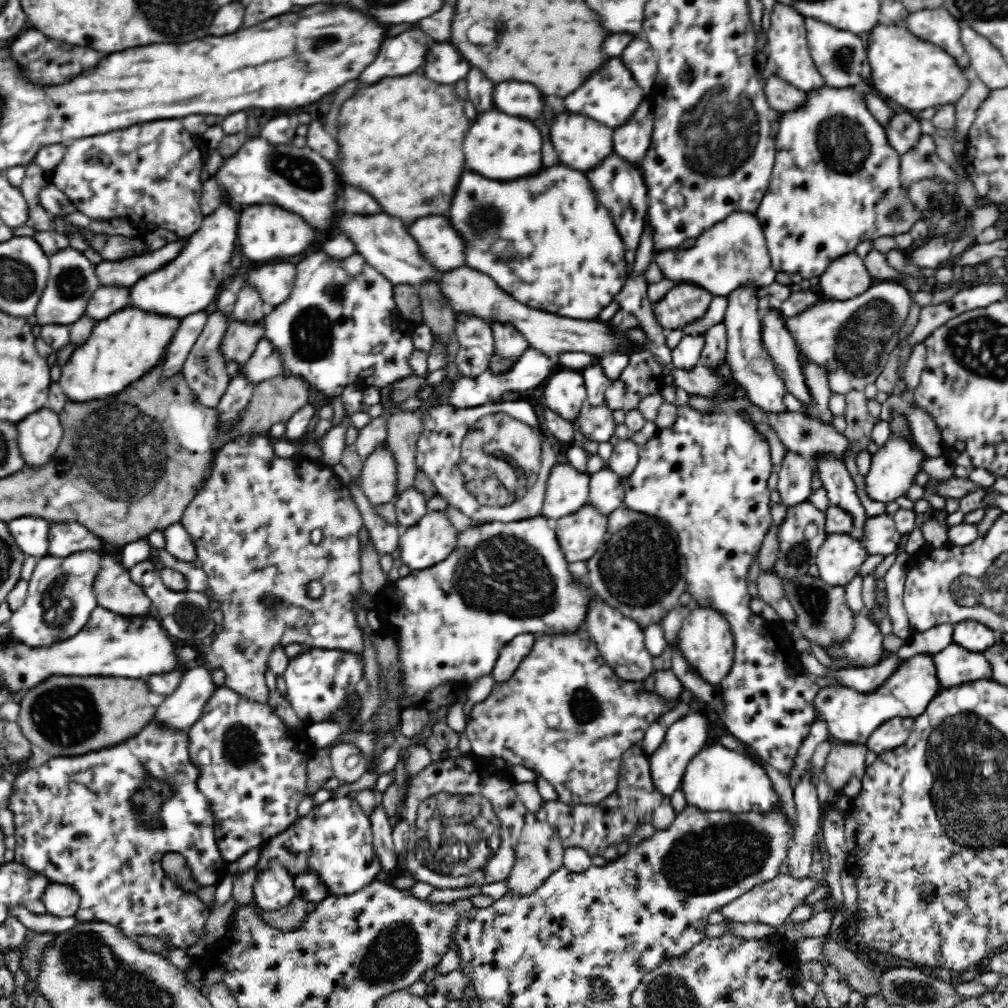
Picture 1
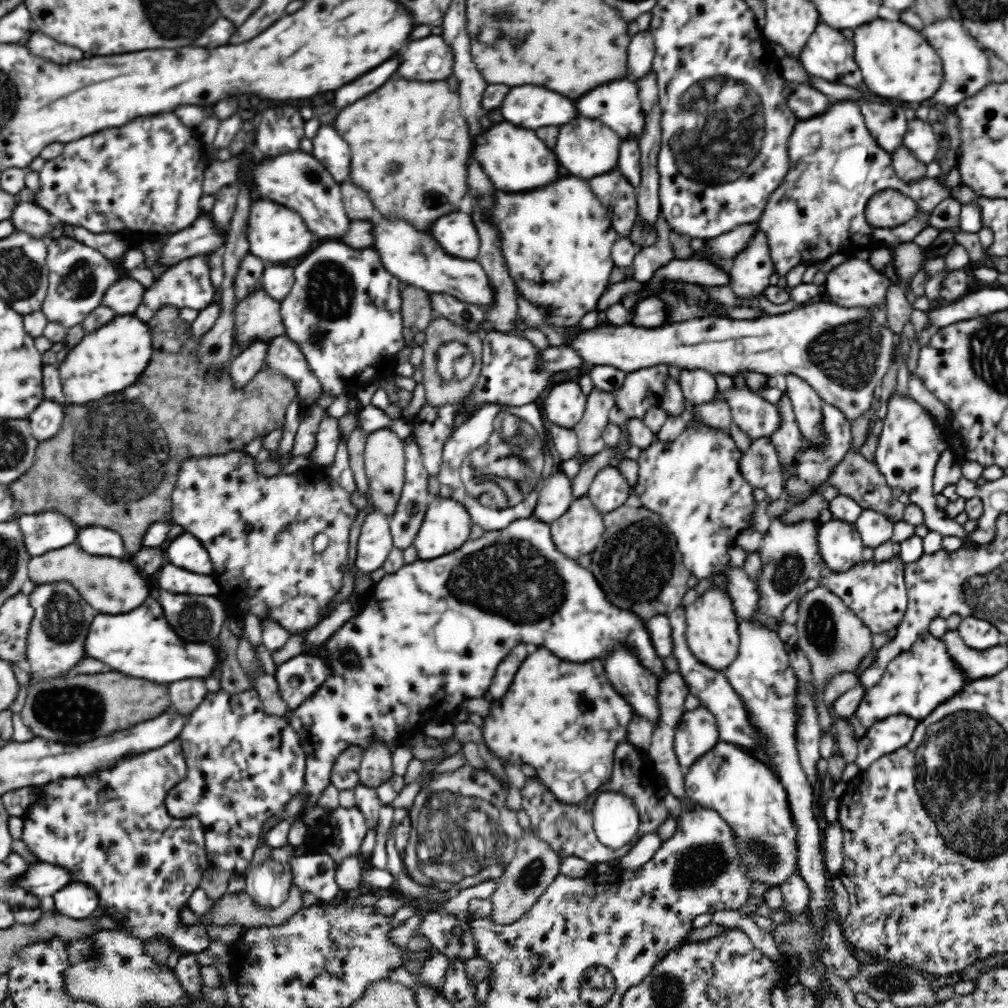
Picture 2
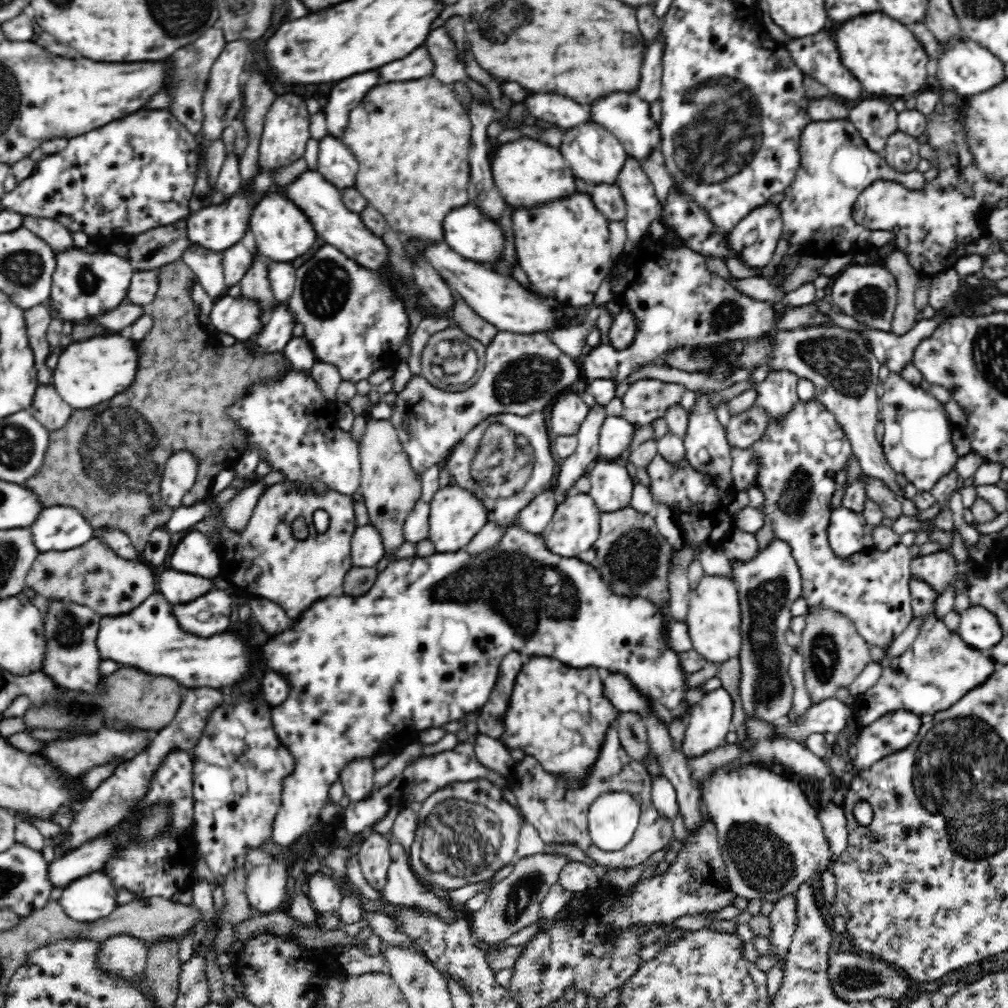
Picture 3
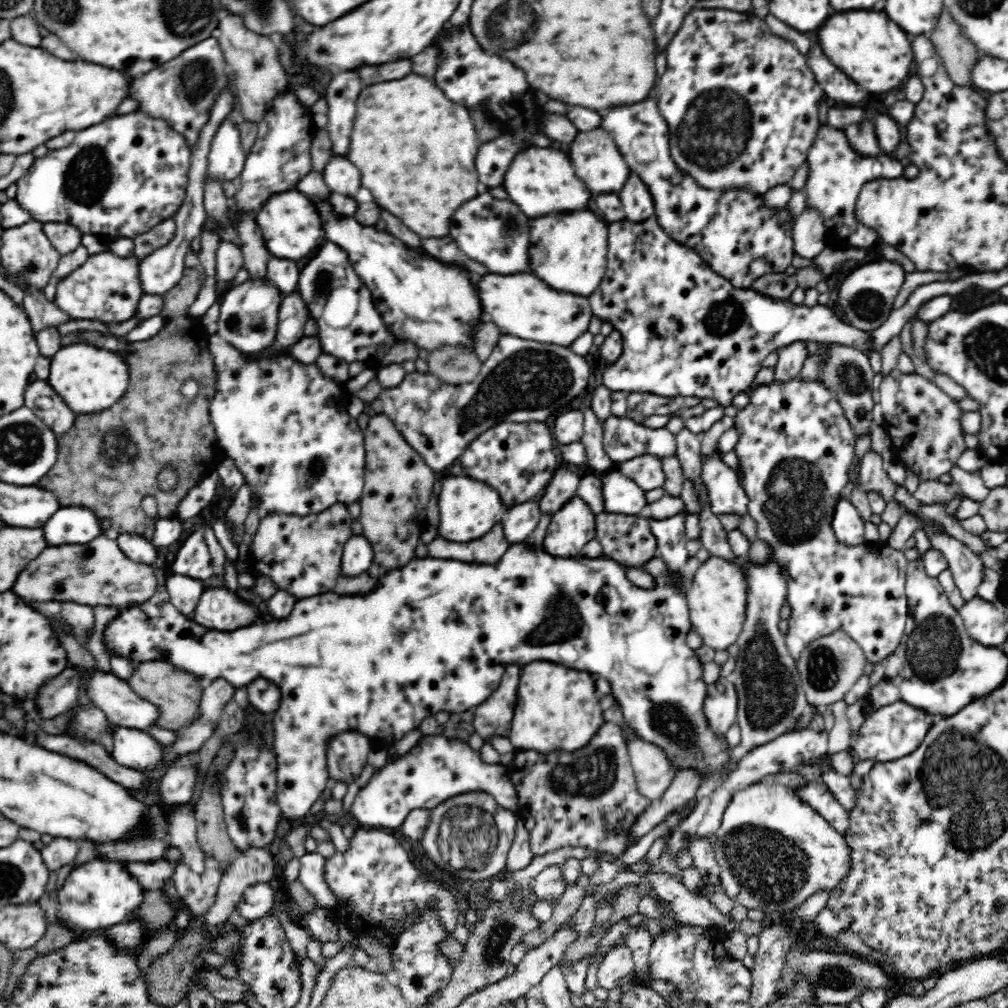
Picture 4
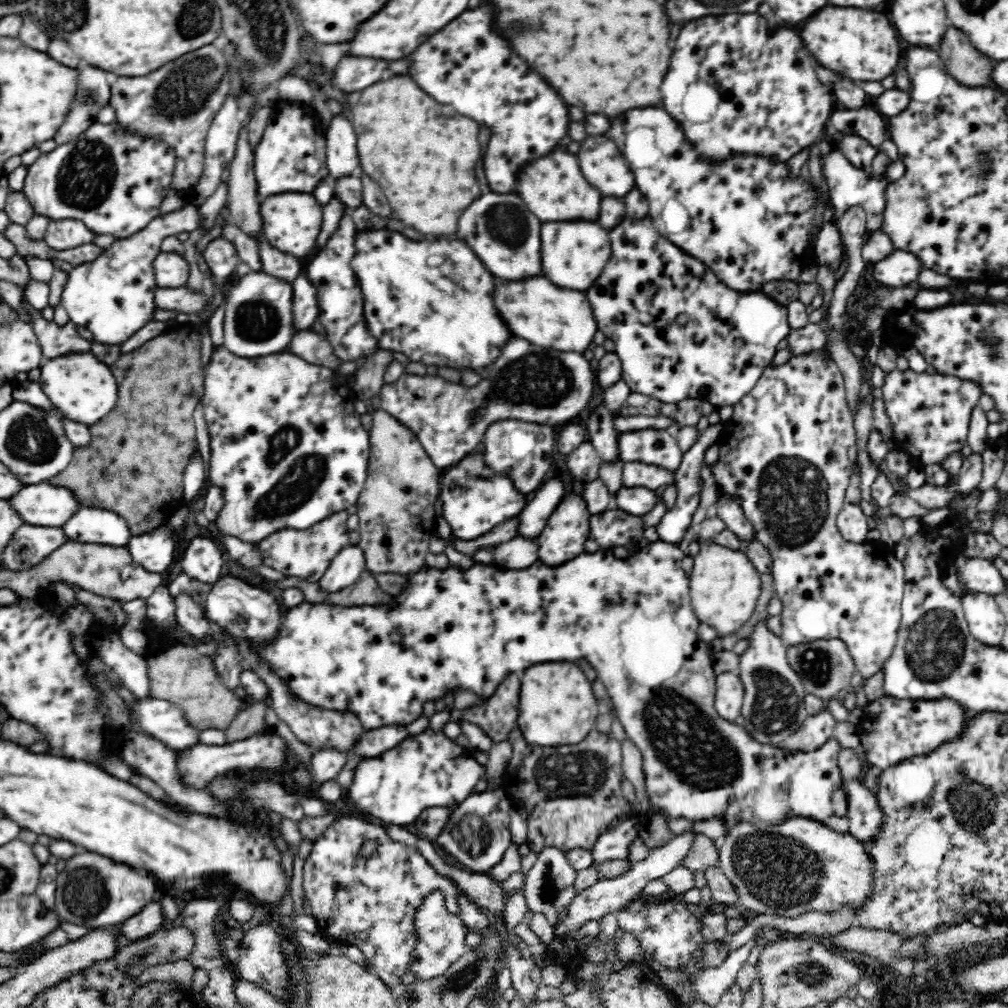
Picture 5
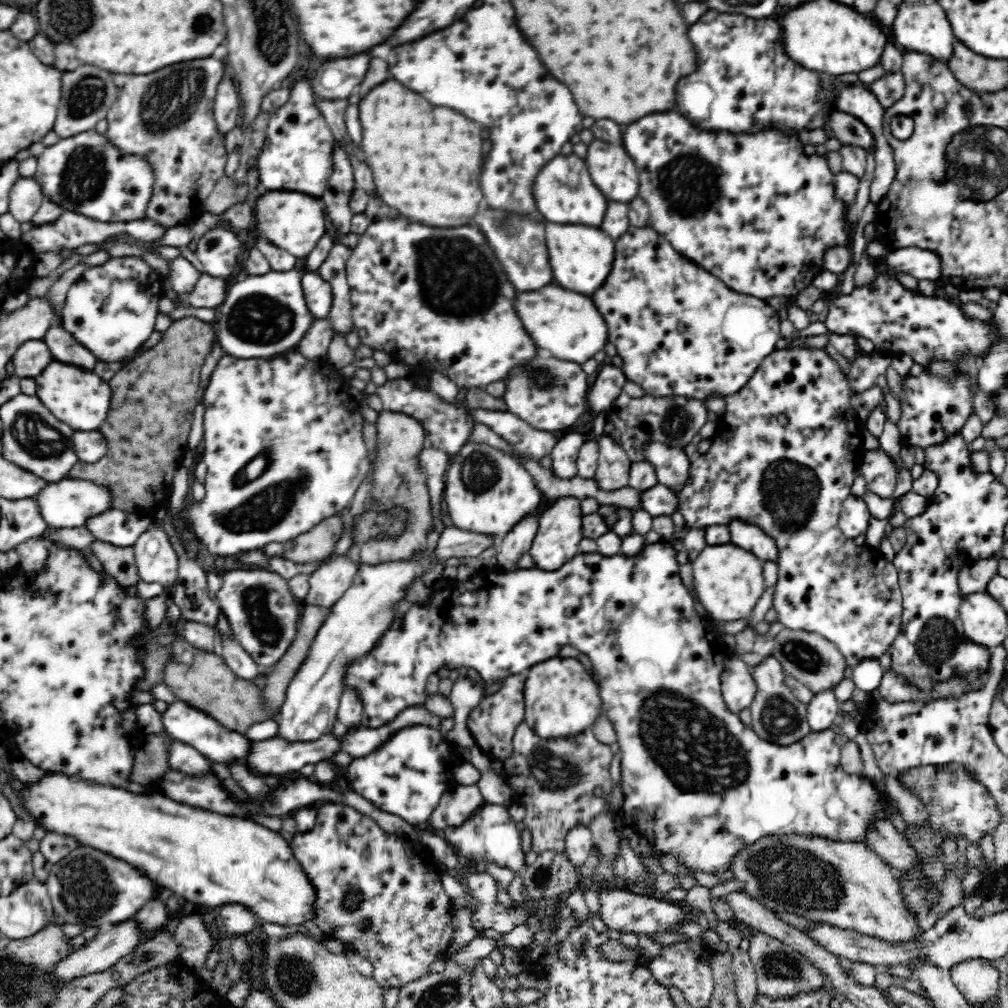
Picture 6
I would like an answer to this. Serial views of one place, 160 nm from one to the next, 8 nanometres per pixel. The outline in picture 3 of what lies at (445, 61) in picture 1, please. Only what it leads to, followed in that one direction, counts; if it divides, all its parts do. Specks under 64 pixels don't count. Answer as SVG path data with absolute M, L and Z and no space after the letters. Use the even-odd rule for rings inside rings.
M420 46L418 50L414 50L404 60L390 62L390 64L378 68L378 74L380 74L380 82L386 84L386 82L392 82L392 80L408 80L408 78L429 76L432 72L432 65L426 46Z

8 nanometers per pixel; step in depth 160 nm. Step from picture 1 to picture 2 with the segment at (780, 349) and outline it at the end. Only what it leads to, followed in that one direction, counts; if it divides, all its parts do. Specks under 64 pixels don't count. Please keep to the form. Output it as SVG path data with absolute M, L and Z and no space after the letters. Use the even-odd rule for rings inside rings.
M786 375L786 386L804 440L816 444L822 438L820 395L802 377Z

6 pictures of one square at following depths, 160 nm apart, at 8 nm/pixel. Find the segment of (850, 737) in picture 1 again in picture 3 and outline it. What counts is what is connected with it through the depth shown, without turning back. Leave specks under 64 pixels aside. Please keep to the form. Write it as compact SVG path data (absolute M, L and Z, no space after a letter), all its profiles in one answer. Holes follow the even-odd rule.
M913 573L909 580L912 595L913 618L920 621L918 634L907 650L884 666L880 678L872 688L864 692L866 706L862 710L852 703L849 707L859 721L860 727L872 724L890 710L908 710L921 718L945 711L956 704L970 689L976 688L995 671L989 653L972 648L964 642L957 631L950 630L944 616L936 614L936 598L939 593Z

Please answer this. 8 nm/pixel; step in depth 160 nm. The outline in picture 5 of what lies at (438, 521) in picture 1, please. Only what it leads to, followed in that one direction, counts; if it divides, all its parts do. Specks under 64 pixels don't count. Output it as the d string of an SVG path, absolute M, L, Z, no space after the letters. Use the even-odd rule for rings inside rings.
M477 449L468 452L462 460L443 470L441 493L443 518L453 532L462 540L473 540L492 530L504 520L510 520L527 505L527 495L520 492L507 474L493 472L485 461L485 452Z

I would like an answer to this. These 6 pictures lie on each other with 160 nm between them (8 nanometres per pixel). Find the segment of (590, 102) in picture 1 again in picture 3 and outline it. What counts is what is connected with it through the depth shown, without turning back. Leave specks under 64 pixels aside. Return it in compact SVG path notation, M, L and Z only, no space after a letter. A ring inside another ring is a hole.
M614 92L602 100L598 100L592 106L592 120L602 124L604 128L614 133L614 136L622 143L626 149L627 156L630 156L636 161L644 162L660 145L661 129L659 123L652 119L650 113L650 103L642 100L636 92Z

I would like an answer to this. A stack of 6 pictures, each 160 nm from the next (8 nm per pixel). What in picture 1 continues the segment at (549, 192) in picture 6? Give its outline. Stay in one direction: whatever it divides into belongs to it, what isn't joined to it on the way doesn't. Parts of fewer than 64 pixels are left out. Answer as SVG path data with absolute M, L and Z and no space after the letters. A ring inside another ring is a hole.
M500 109L478 113L464 138L466 164L490 180L512 181L534 176L542 170L542 134L530 119L510 116Z

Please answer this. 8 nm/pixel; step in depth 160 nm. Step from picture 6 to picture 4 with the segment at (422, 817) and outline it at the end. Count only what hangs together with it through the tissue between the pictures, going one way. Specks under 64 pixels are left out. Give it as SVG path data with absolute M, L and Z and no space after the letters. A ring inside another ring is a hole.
M426 734L420 738L417 746L409 749L407 754L400 757L388 756L387 763L376 769L369 782L356 794L350 814L354 815L362 828L380 830L382 828L401 828L406 816L412 810L422 808L432 811L450 797L470 794L470 792L486 792L494 797L500 806L517 813L519 799L514 786L506 777L506 773L505 766L483 762L479 751L471 748L468 743L464 743L458 737L450 738L444 734Z

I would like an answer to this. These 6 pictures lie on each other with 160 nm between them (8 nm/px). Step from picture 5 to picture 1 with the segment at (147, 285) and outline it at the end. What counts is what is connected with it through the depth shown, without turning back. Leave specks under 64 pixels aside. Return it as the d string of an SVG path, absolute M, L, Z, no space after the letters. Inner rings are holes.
M71 246L58 249L54 254L51 254L47 286L42 292L35 312L39 324L69 325L84 316L94 292L97 292L98 288L102 286L98 275L96 275L96 268L98 266L90 262L84 255L84 251Z

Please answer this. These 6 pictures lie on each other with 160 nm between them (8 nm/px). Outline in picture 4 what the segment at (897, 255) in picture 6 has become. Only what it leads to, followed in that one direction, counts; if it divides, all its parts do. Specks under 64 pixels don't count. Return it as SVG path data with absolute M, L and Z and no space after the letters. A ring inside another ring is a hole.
M869 260L862 264L864 264L862 268L859 264L849 271L851 274L840 286L838 301L840 301L844 317L848 318L851 326L860 331L870 332L883 326L882 324L889 318L894 300L906 281L907 273L898 262Z

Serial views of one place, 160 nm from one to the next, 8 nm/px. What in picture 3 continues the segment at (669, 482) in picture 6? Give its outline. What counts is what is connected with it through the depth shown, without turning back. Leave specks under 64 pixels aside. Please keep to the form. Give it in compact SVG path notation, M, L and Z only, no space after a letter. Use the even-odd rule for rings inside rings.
M608 415L600 426L598 454L601 460L619 461L629 450L637 426L620 417Z

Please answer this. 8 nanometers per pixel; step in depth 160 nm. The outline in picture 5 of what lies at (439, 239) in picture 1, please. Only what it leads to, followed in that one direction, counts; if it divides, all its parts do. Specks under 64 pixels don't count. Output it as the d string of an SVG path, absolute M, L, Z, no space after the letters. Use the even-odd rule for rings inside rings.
M484 194L480 196L474 204L470 204L466 208L466 212L462 214L462 218L458 220L458 232L456 236L460 240L464 240L466 244L470 244L470 248L474 248L477 257L486 265L486 269L494 275L496 281L498 278L506 280L506 282L520 282L526 280L530 276L540 276L542 272L542 256L540 256L540 238L541 226L539 218L536 218L519 194Z

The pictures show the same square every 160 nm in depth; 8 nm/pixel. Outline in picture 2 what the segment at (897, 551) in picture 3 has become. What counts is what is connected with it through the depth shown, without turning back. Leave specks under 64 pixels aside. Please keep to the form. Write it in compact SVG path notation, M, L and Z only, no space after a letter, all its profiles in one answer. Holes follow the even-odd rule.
M822 404L822 438L811 444L809 440L804 440L800 452L794 456L790 468L783 468L780 462L780 473L782 473L782 485L784 485L784 500L796 500L794 504L806 502L814 494L823 492L826 487L825 482L828 477L836 470L836 467L842 462L844 455L850 449L850 421L846 416L830 404ZM819 552L818 558L816 558L817 573L815 577L818 585L824 585L828 591L840 597L842 603L854 611L854 614L866 625L866 628L870 629L872 634L884 634L902 624L908 608L905 564L906 562L902 561L898 554L884 562L874 562L874 559L860 560L844 572L834 572L827 567Z

